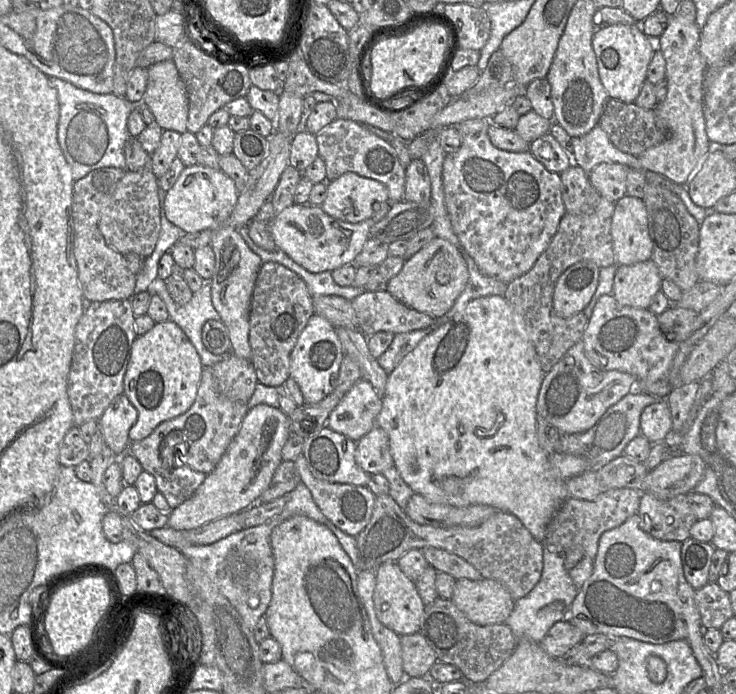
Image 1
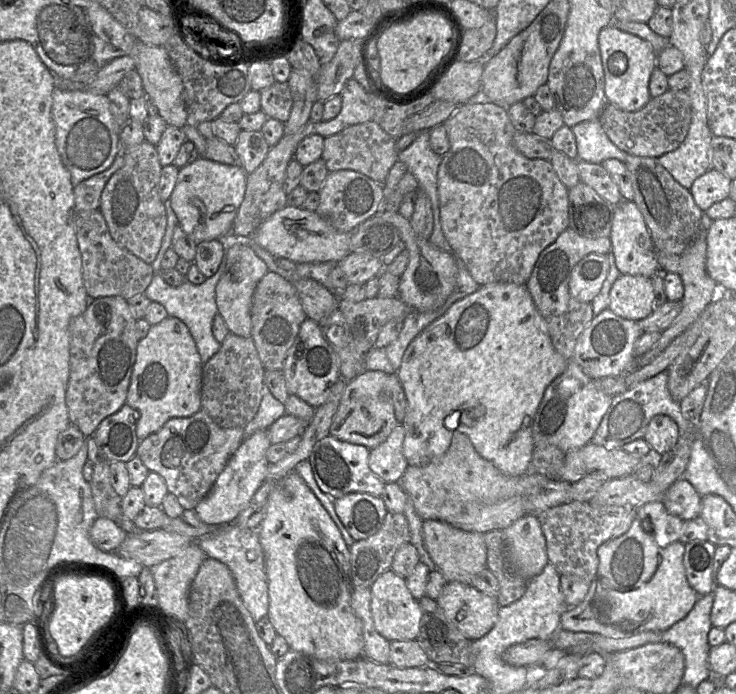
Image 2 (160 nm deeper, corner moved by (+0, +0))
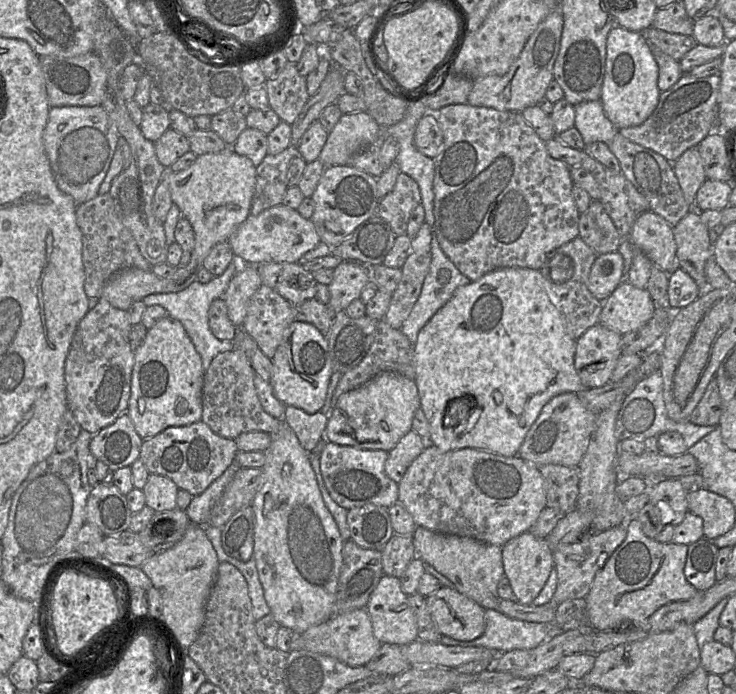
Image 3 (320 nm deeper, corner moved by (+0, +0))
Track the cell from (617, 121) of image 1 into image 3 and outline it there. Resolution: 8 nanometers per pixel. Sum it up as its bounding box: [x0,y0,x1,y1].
[618,73,720,163]

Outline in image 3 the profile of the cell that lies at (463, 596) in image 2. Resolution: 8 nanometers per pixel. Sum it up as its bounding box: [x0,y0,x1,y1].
[426,586,485,641]

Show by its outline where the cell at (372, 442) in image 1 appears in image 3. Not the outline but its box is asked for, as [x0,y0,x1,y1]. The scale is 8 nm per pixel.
[384,430,426,483]

